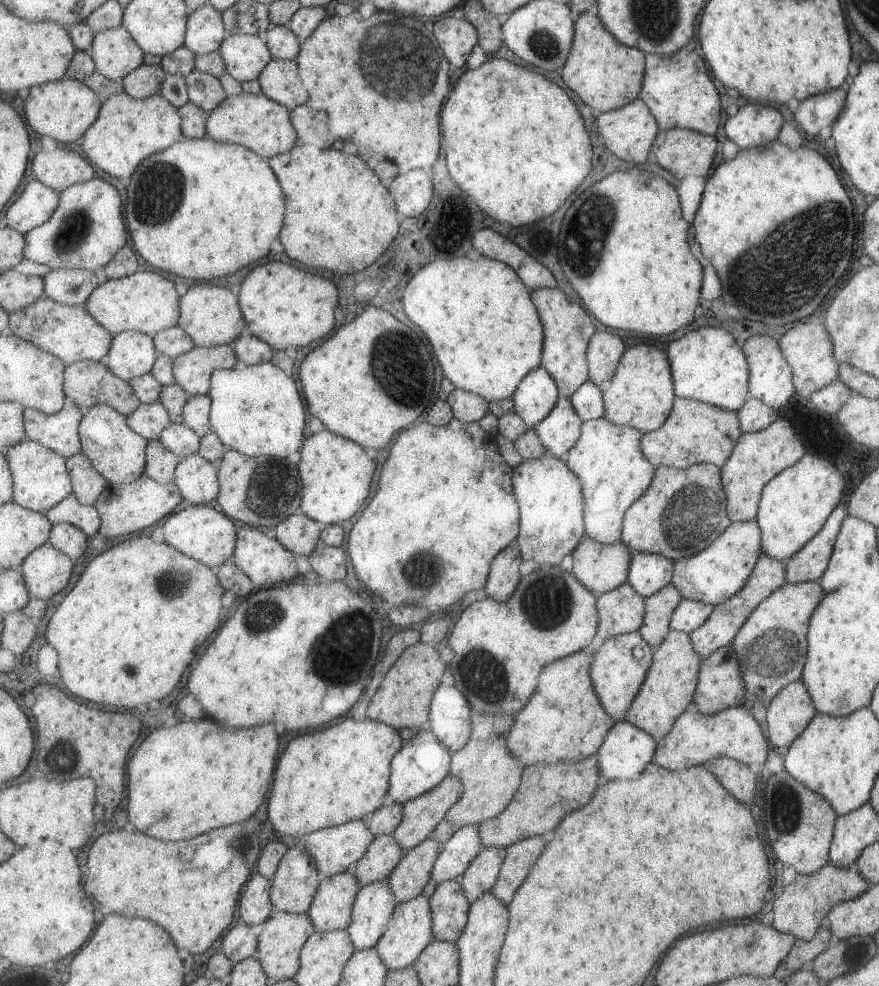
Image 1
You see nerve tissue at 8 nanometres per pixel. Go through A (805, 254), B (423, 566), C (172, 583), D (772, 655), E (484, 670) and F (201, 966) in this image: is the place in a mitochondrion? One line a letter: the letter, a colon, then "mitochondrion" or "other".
A: mitochondrion
B: mitochondrion
C: mitochondrion
D: mitochondrion
E: mitochondrion
F: other

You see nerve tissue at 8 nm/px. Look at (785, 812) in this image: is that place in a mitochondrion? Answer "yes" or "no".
yes

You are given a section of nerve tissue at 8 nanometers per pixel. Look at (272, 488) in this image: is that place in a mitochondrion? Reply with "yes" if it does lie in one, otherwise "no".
yes

